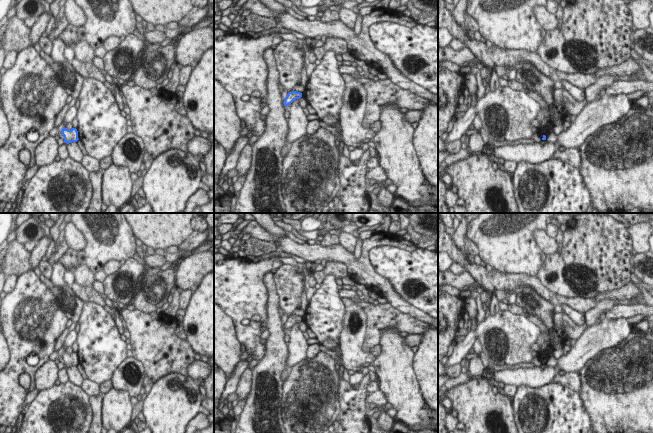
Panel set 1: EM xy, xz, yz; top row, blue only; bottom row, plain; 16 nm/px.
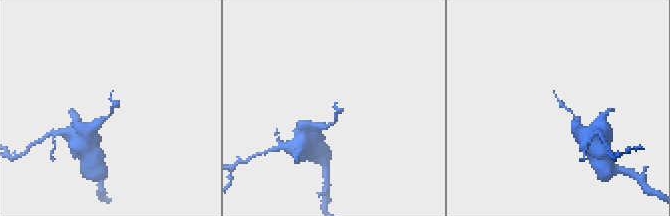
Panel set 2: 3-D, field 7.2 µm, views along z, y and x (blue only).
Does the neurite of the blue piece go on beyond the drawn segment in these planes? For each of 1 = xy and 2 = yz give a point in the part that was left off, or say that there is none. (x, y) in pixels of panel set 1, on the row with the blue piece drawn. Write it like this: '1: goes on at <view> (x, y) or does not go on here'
1: does not go on here
2: does not go on here

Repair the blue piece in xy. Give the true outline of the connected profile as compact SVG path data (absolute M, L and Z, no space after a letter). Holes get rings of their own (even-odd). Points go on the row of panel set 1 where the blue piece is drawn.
M65 127L61 130L62 135L64 136L64 142L69 144L71 142L77 142L78 138L78 131L76 128L72 128L71 130L66 129Z

